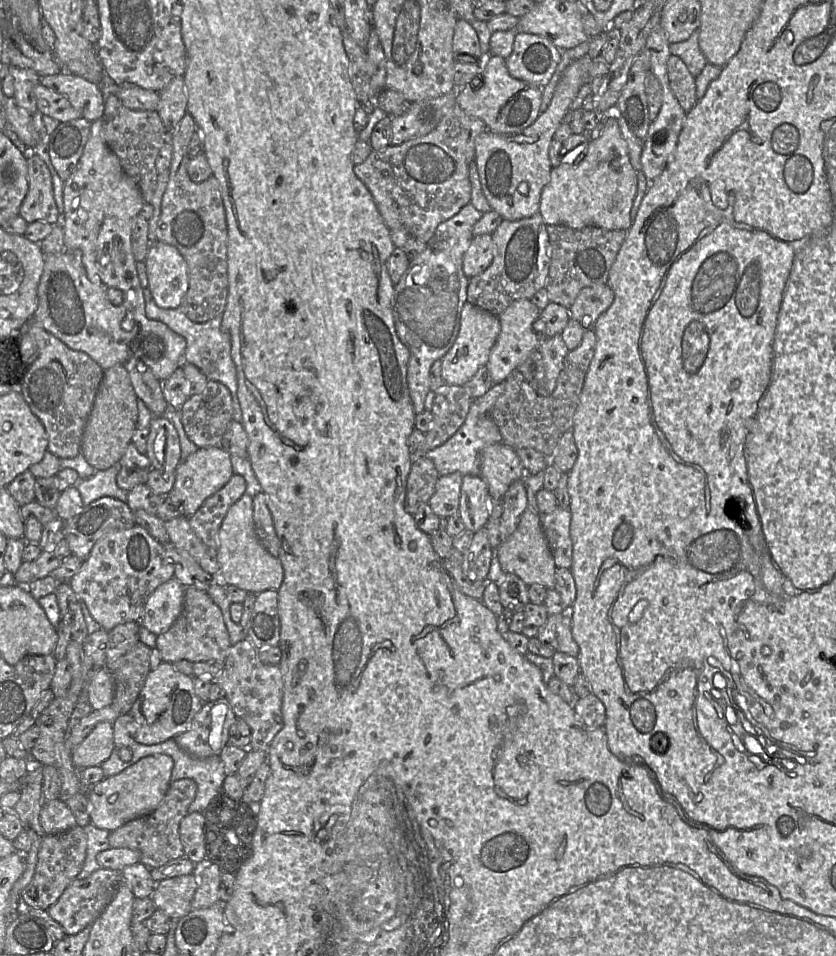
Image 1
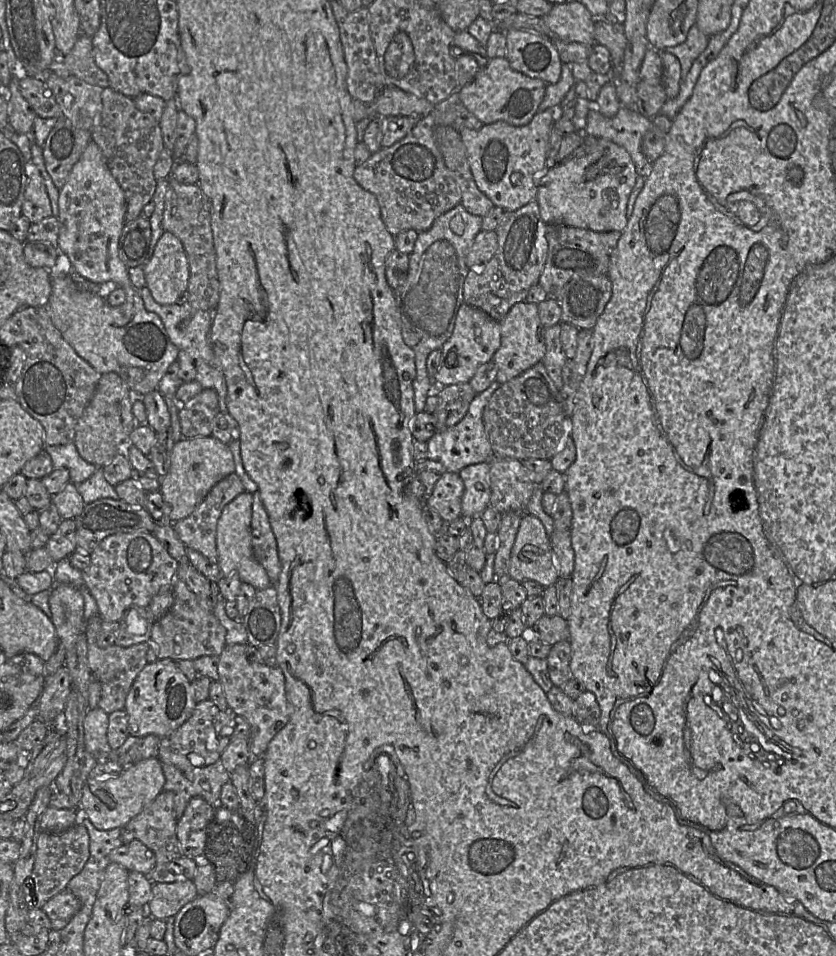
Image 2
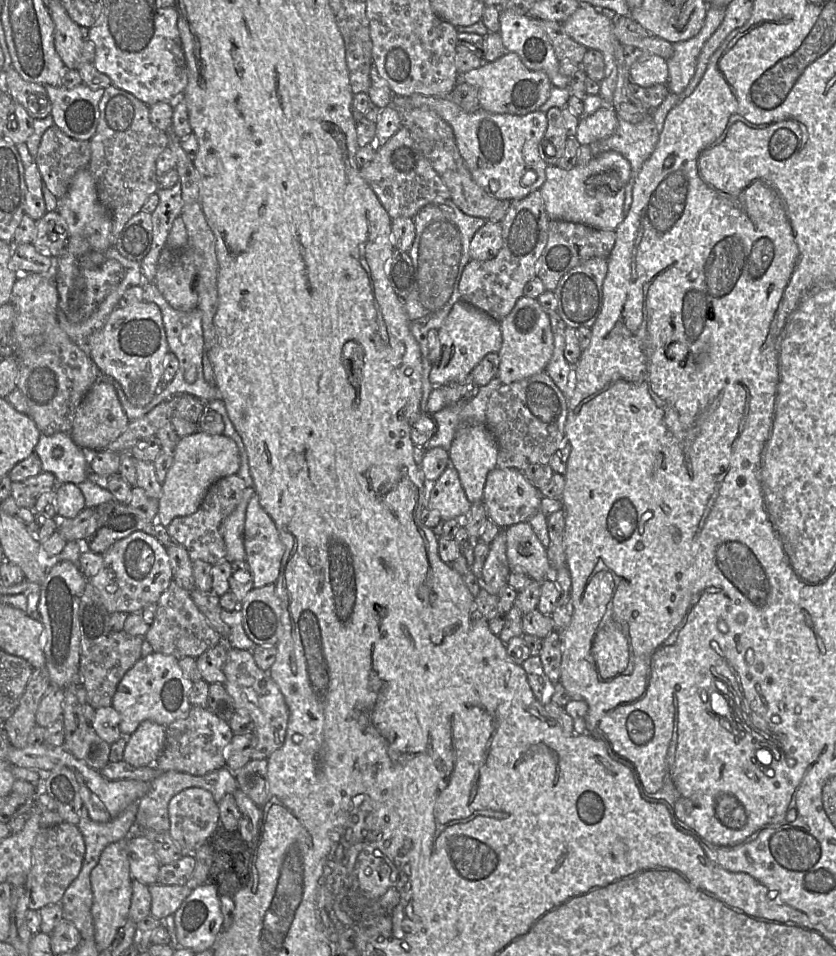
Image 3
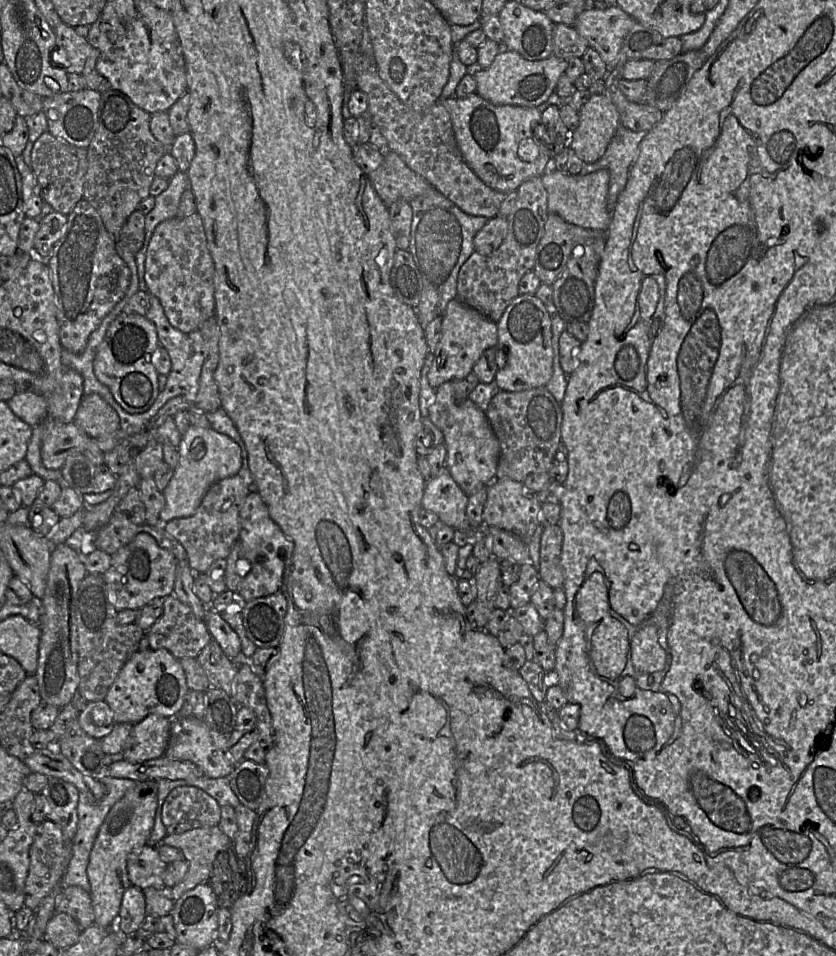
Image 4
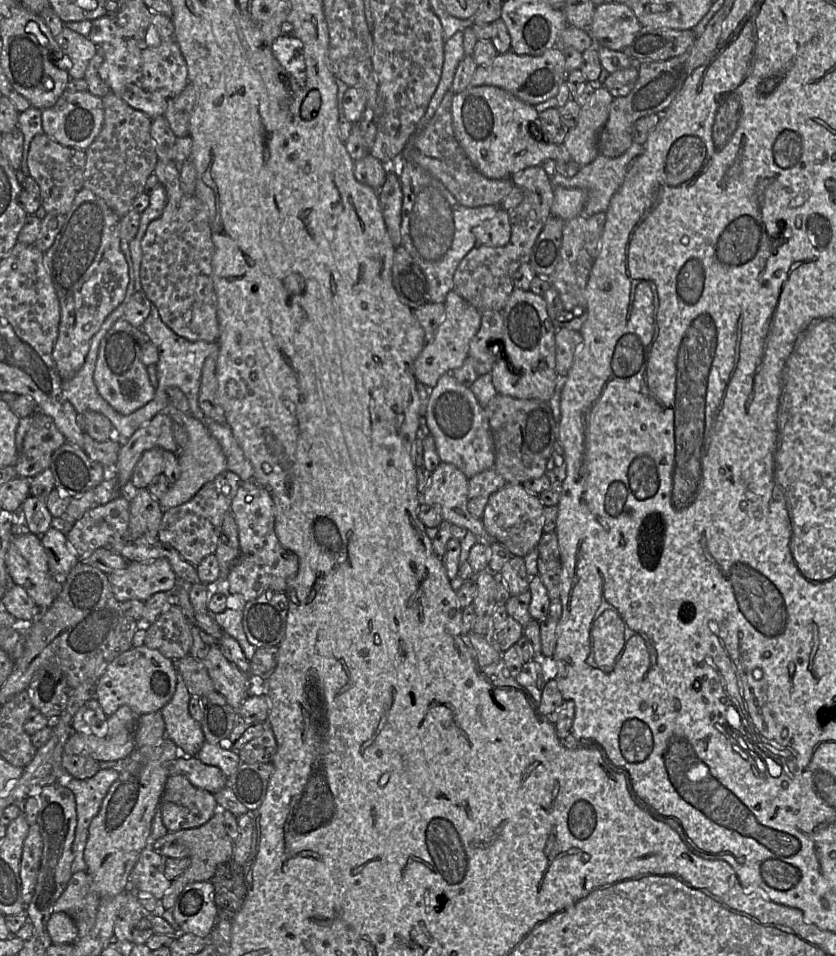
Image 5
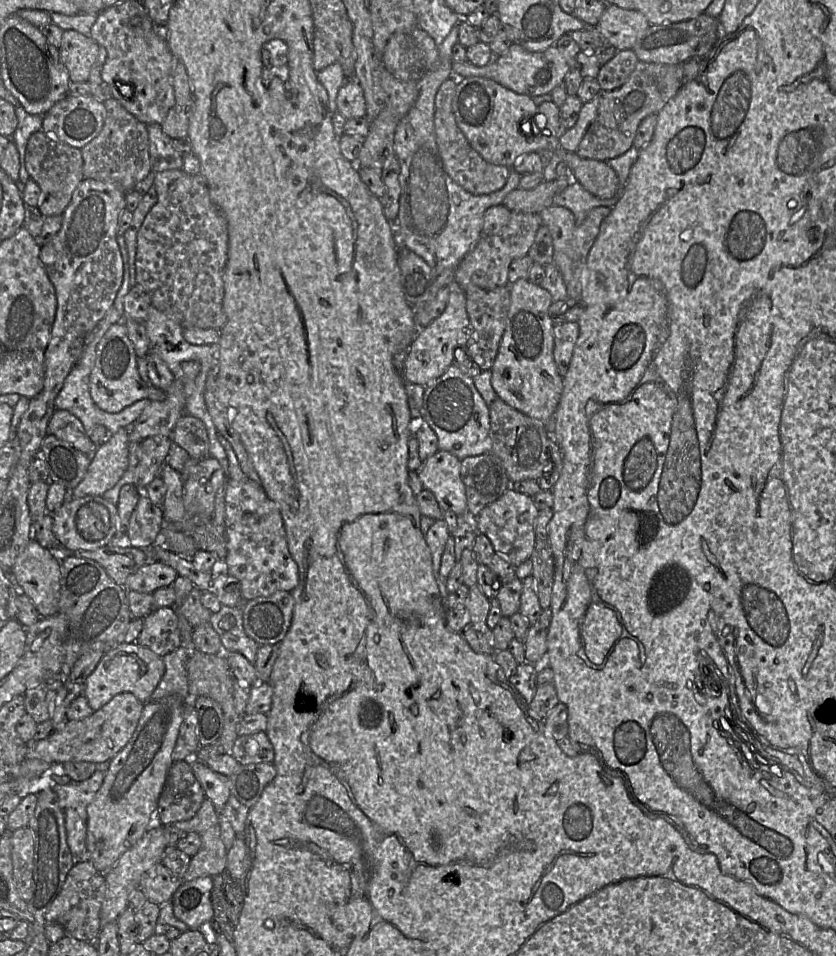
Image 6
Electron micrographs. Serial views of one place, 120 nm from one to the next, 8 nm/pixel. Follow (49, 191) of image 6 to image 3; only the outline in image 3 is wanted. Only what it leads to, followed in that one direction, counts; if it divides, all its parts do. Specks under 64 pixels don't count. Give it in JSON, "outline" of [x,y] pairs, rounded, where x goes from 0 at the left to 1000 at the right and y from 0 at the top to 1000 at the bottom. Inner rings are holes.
{"outline":[[[63,131],[49,144],[42,171],[53,195],[73,208],[91,181],[104,176],[108,165],[108,147],[85,144]]]}

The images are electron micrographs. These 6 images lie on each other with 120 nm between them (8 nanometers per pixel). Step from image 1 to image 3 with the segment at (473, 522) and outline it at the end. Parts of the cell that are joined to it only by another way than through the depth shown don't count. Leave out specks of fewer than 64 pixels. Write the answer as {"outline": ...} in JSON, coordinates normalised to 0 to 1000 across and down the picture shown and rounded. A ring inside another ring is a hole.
{"outline":[[[555,444],[548,448],[536,471],[538,487],[548,495],[551,507],[563,527],[578,524],[584,495],[594,488],[596,464],[581,444]]]}

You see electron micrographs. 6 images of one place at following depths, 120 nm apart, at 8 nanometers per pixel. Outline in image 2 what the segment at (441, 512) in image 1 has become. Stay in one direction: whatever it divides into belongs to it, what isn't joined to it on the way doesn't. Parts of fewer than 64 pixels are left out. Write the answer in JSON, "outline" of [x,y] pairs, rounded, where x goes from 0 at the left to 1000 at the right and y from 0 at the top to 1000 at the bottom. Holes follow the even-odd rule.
{"outline":[[[532,493],[508,523],[508,527],[519,532],[533,547],[538,547],[553,540],[554,517],[555,505],[550,497]]]}

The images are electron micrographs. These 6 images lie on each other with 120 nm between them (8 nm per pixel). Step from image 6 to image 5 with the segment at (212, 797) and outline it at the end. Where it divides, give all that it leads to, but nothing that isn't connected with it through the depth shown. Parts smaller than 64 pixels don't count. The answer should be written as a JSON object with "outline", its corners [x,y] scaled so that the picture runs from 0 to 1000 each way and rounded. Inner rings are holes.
{"outline":[[[214,790],[203,799],[203,810],[217,810],[233,823],[254,831],[263,827],[273,818],[273,814],[261,802],[244,799],[234,791]]]}

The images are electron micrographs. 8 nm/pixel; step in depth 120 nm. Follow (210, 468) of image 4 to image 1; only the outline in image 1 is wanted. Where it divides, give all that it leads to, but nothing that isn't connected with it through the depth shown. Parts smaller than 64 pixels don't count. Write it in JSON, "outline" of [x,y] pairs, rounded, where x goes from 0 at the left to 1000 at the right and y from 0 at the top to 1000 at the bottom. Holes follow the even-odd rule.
{"outline":[[[264,468],[237,469],[218,481],[209,492],[209,504],[201,519],[219,528],[219,540],[230,540],[242,526],[278,499],[276,476]]]}

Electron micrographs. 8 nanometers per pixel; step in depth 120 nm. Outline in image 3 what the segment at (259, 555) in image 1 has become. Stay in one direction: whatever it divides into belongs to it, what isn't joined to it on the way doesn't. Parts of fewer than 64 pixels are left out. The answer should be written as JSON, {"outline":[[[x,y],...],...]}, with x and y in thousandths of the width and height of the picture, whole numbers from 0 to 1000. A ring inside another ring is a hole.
{"outline":[[[293,510],[288,524],[266,547],[264,558],[270,571],[270,586],[275,589],[294,585],[292,573],[293,539],[297,525],[304,516],[304,510]]]}

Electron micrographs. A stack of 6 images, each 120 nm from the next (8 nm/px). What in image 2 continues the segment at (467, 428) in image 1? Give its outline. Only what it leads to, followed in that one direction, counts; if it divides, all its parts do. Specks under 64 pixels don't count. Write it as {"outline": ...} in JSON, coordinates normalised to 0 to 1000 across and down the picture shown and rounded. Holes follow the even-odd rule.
{"outline":[[[591,397],[581,408],[569,411],[557,434],[545,445],[532,451],[522,451],[522,453],[511,461],[510,478],[512,480],[526,482],[531,486],[533,493],[544,495],[550,494],[560,486],[586,483],[591,478],[579,447],[577,432],[586,415],[598,403],[599,402],[594,397]]]}

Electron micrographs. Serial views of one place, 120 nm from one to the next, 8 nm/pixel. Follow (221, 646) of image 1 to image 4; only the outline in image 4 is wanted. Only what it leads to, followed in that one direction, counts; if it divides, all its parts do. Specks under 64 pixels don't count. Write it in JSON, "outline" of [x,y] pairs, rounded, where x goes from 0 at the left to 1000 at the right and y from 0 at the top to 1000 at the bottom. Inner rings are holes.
{"outline":[[[208,621],[195,626],[195,641],[176,660],[176,666],[179,679],[199,679],[212,689],[236,688],[240,680],[254,669],[245,650],[234,645],[228,636]]]}

